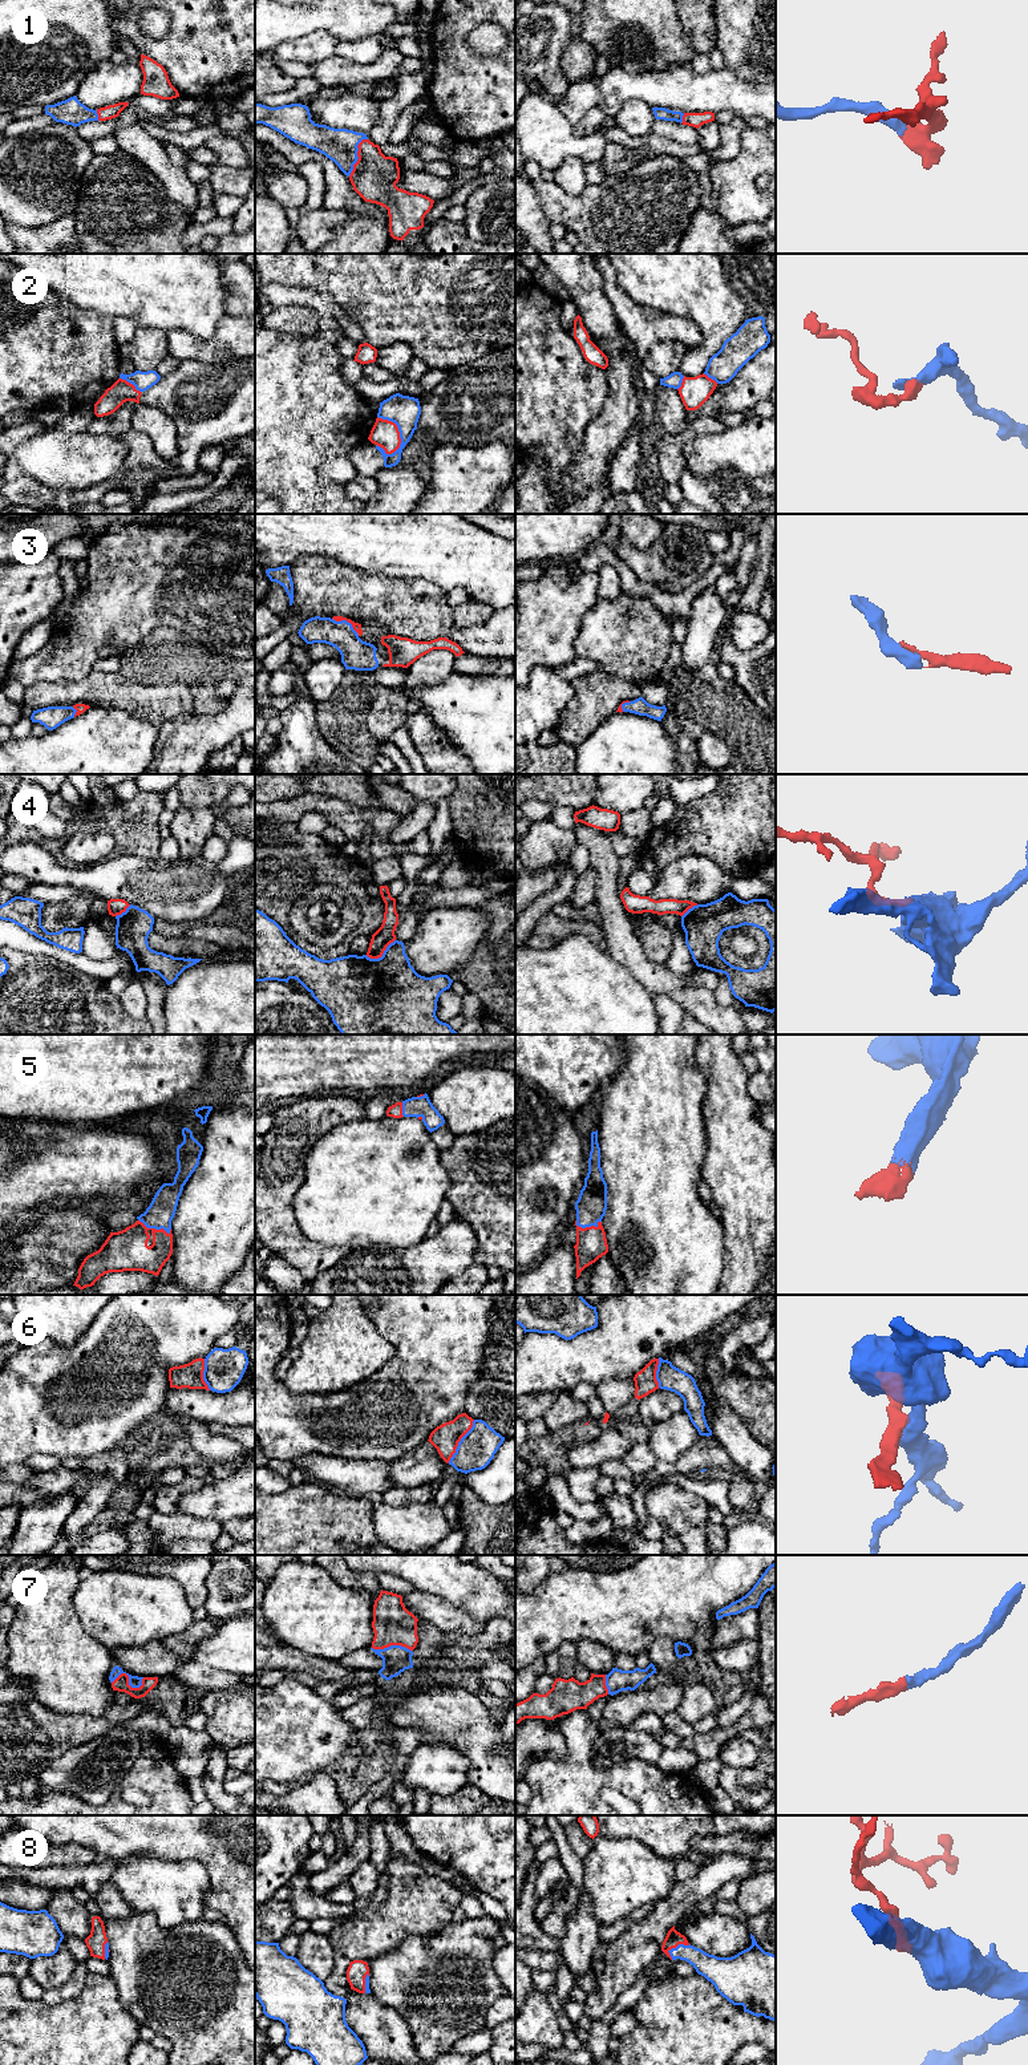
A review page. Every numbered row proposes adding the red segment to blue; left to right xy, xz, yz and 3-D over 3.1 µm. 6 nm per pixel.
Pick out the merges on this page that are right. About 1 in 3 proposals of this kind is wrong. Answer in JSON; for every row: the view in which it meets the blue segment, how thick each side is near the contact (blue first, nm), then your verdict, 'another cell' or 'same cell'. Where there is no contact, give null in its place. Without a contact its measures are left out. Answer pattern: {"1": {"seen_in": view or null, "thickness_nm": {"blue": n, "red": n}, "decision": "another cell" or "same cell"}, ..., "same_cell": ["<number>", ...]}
{"1": {"seen_in": "xz", "thickness_nm": {"blue": 200, "red": 280}, "decision": "same cell"}, "2": {"seen_in": "xz", "thickness_nm": {"blue": 190, "red": 160}, "decision": "another cell"}, "3": {"seen_in": "xz", "thickness_nm": {"blue": 180, "red": 50}, "decision": "same cell"}, "4": {"seen_in": "xz", "thickness_nm": {"blue": 480, "red": 110}, "decision": "another cell"}, "5": {"seen_in": "xy", "thickness_nm": {"blue": 160, "red": 240}, "decision": "same cell"}, "6": {"seen_in": "xz", "thickness_nm": {"blue": 220, "red": 170}, "decision": "another cell"}, "7": {"seen_in": "xy", "thickness_nm": {"blue": 80, "red": 90}, "decision": "same cell"}, "8": {"seen_in": "yz", "thickness_nm": {"blue": 150, "red": 90}, "decision": "same cell"}, "same_cell": ["1", "3", "5", "7", "8"]}

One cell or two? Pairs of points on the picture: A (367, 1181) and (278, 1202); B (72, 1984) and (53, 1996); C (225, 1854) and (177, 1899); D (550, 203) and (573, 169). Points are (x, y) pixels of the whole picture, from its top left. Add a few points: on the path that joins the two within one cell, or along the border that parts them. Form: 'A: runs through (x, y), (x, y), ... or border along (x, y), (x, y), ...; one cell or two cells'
A: border along (306, 1169), (294, 1199), (299, 1229); two cells
B: runs through (68, 1988), (57, 1995); one cell
C: border along (177, 1859), (197, 1859), (206, 1870), (205, 1902); two cells
D: border along (554, 181), (573, 195), (578, 195), (587, 185); two cells

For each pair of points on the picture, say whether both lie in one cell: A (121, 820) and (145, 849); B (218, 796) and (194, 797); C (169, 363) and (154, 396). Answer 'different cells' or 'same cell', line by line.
A: same cell
B: same cell
C: different cells

